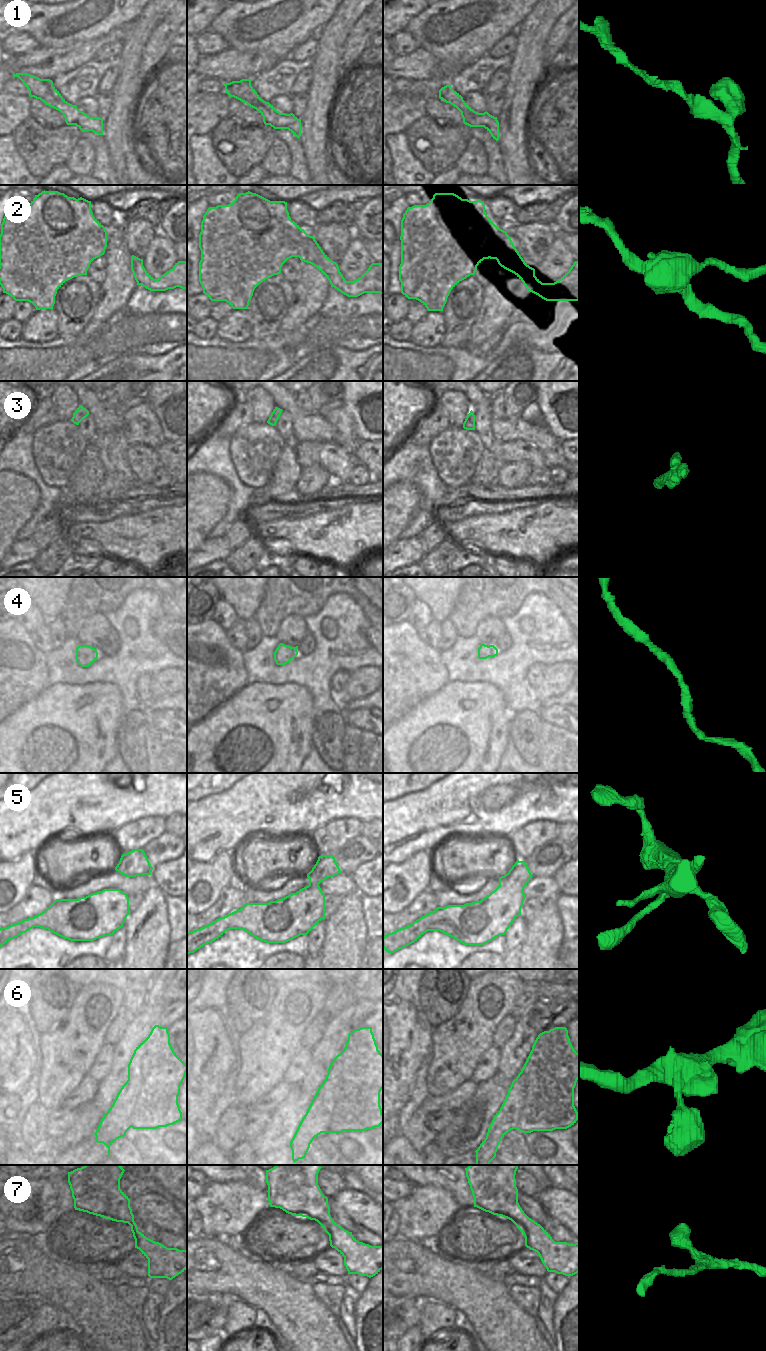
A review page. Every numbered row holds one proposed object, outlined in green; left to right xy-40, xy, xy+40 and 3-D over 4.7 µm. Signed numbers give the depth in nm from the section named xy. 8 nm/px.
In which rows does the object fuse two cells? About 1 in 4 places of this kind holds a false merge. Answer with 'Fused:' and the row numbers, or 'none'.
Fused: 2, 6.

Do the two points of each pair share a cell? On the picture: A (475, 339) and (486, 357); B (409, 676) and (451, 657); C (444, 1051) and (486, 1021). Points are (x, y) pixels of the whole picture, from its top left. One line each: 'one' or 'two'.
A: two
B: two
C: one

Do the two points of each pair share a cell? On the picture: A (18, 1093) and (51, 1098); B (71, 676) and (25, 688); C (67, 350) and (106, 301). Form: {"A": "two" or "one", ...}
{"A": "two", "B": "two", "C": "two"}

